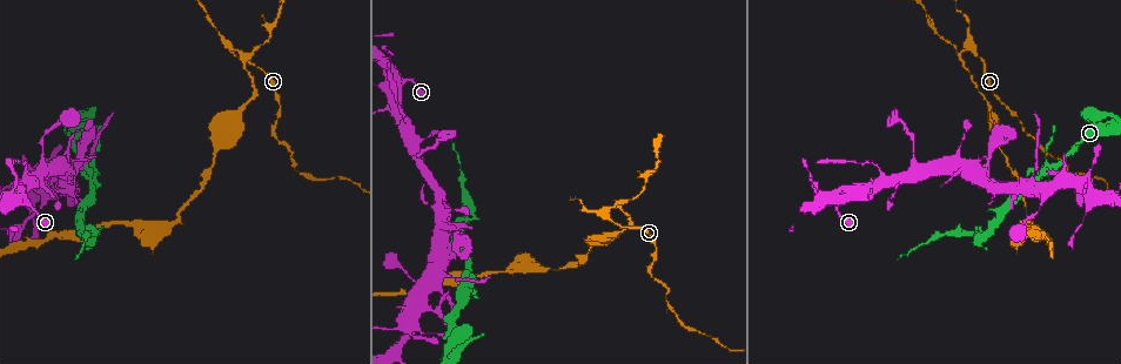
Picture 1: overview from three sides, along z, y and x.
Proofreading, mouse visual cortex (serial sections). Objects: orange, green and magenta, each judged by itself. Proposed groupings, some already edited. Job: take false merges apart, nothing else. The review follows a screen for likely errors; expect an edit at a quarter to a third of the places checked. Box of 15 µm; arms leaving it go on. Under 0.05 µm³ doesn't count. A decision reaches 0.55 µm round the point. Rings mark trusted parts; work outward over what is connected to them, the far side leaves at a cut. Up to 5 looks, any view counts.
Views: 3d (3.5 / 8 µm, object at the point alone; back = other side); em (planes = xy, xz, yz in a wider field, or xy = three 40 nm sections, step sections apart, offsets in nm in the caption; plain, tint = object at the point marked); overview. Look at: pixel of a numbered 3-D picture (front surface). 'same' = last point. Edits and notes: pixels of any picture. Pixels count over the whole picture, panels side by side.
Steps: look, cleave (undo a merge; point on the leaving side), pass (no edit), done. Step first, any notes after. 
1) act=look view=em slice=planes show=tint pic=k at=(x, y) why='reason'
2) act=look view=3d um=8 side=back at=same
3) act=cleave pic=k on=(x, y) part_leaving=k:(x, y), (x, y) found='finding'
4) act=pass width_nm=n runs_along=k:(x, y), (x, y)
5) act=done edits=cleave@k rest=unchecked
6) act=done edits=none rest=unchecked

act=look view=3d um=3.5 pic=1 at=(98, 232) why='sharp bend'

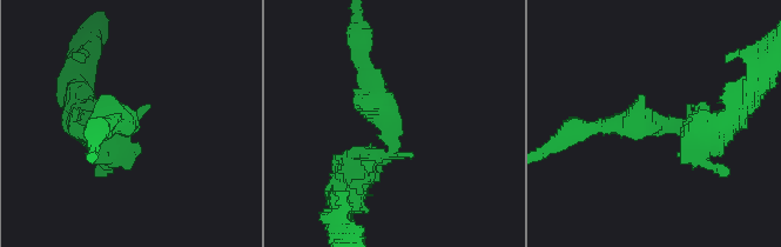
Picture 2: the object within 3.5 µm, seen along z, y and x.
act=look view=em slice=xy step=3 show=tint pic=2 at=(393, 136)

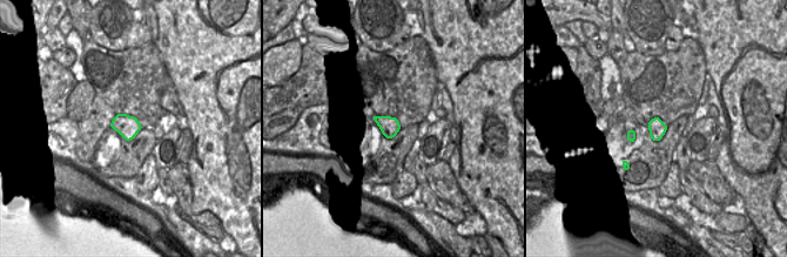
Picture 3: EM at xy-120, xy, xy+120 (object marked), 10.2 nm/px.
act=cleave pic=2 on=(648, 117) part_leaving=2:(681, 126), (635, 119), (585, 129) found='a second cell is stuck on'

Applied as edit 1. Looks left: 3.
act=look view=overview

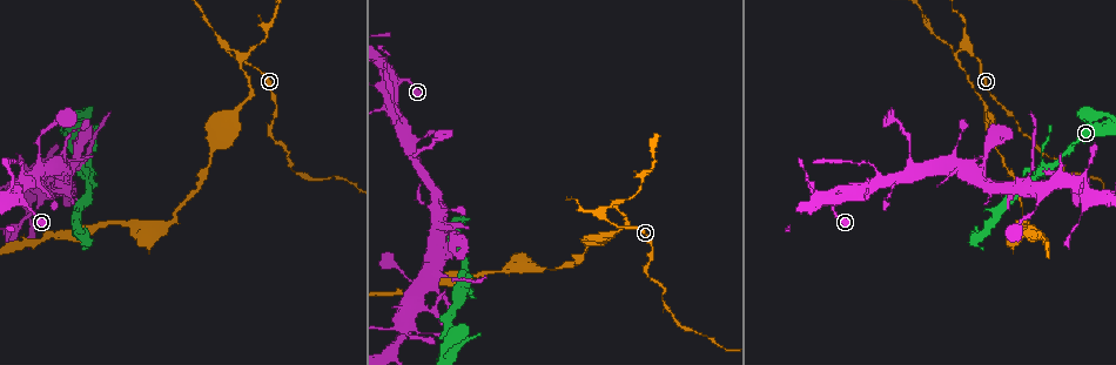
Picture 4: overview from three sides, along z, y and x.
act=look view=3d um=3.5 pic=4 at=(239, 54) why='three-way junction'

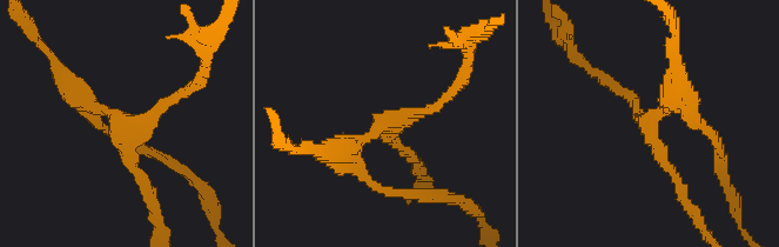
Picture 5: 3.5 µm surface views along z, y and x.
act=look view=em slice=xy step=3 show=tint pic=5 at=(651, 118) why='now the EM'

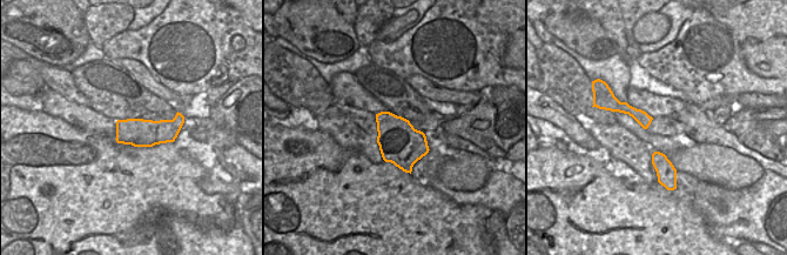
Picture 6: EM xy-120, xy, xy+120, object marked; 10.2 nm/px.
act=cleave pic=5 on=(123, 121) arms=3 arm_widths_nm=150,150,200 part_leaving=5:(96, 109), (118, 120), (147, 189) found='a second cell is stuck on'

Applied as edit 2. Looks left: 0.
act=done edits=cleave@2,cleave@5 rest=unchecked

